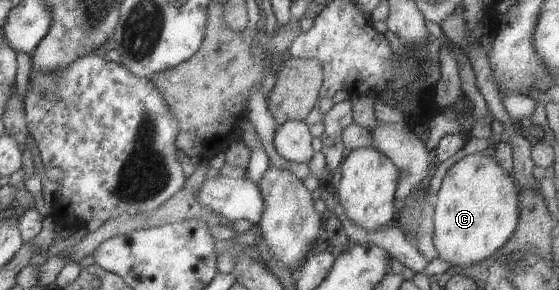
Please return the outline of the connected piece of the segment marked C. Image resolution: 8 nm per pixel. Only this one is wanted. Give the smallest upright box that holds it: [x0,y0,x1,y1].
[431,153,520,268]

